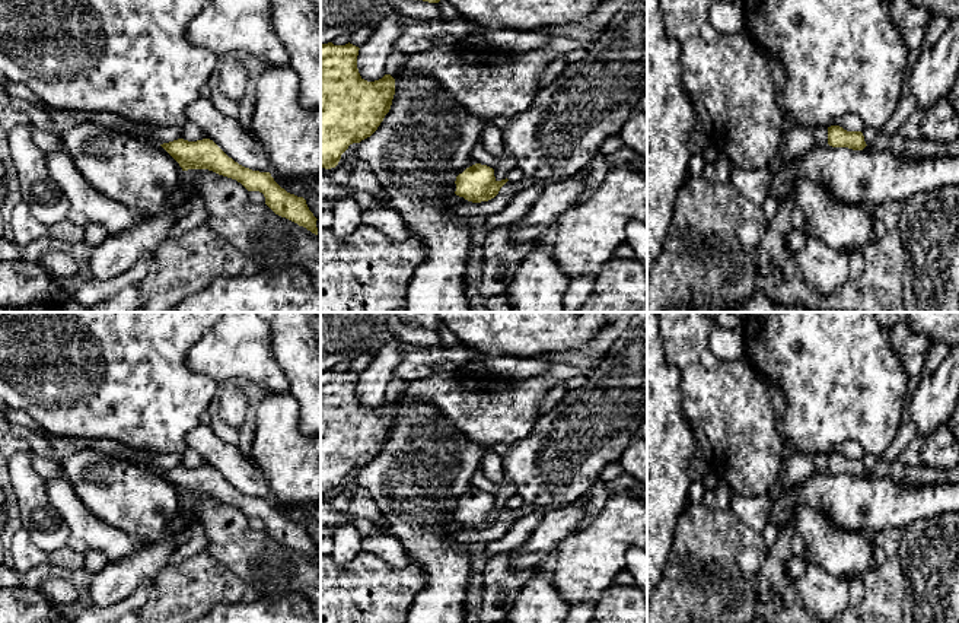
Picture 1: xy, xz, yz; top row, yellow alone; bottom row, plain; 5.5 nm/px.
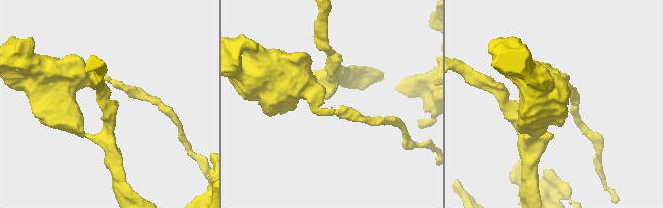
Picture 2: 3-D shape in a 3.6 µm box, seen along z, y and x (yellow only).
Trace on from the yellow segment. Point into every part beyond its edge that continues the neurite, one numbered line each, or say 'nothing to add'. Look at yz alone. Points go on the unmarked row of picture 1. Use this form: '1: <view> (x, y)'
nothing to add

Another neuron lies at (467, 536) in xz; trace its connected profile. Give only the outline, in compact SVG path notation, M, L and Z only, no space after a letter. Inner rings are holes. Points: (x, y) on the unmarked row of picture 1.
M590 489L573 503L551 503L548 506L523 505L520 508L507 508L494 525L481 530L461 528L452 534L450 540L462 544L488 544L490 541L501 538L512 528L512 525L525 515L535 512L545 515L549 511L568 508L571 505L589 505L592 493L593 490Z

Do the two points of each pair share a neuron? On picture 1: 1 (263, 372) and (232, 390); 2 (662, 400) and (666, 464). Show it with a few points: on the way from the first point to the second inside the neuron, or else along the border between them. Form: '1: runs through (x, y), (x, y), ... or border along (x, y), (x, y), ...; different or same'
1: border along (239, 382), (226, 382), (223, 385); different
2: runs through (662, 416), (662, 448); same

